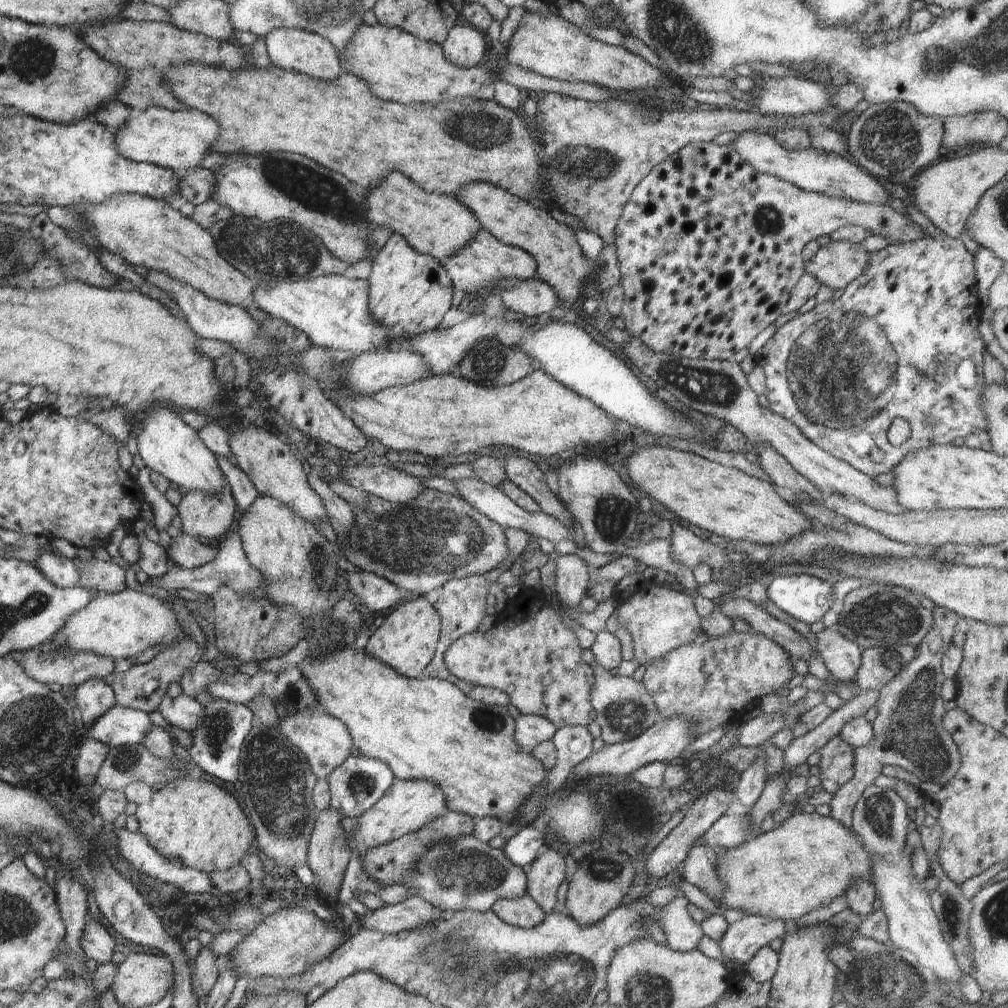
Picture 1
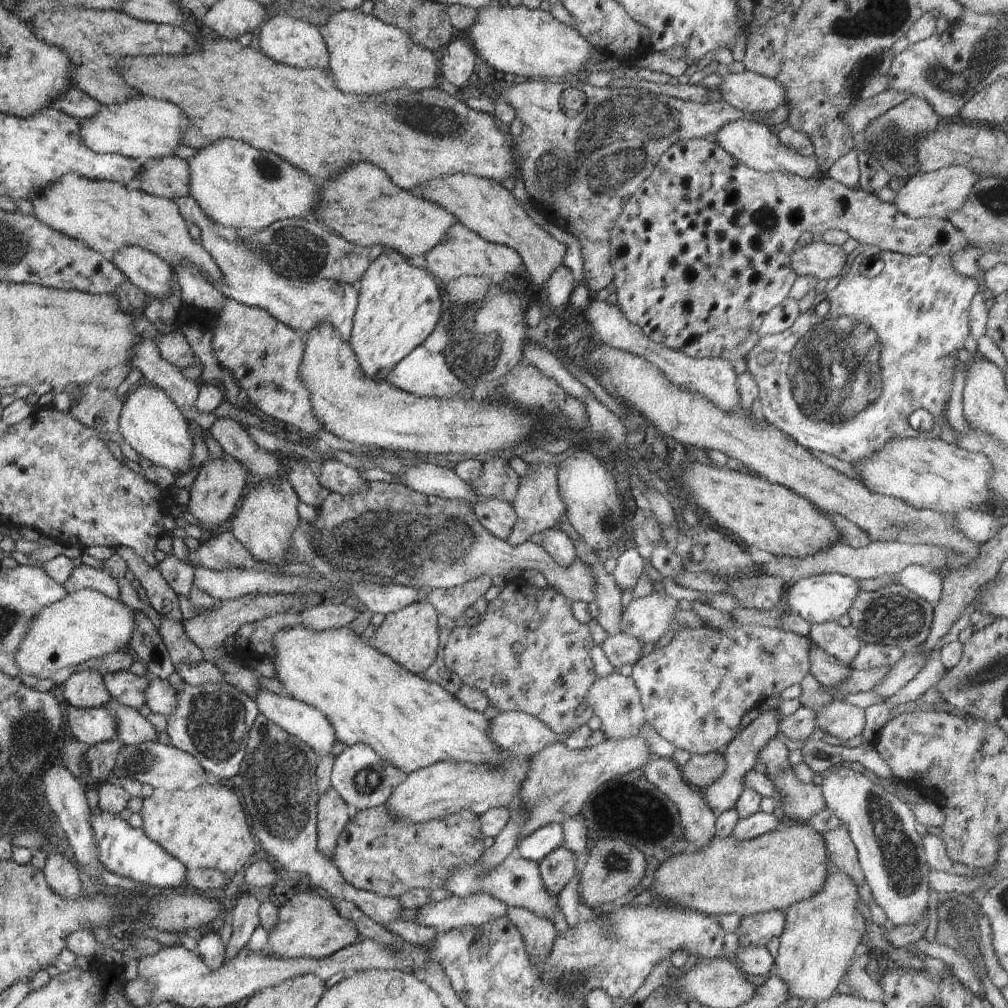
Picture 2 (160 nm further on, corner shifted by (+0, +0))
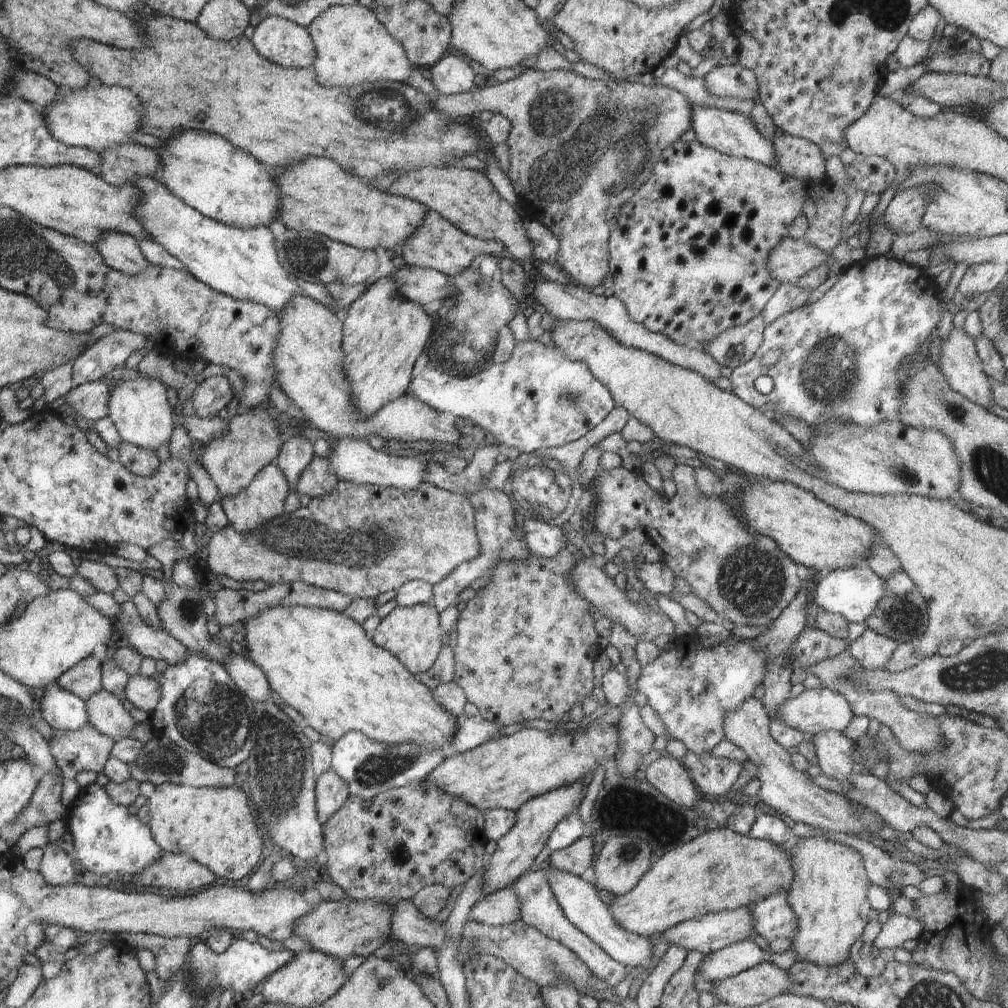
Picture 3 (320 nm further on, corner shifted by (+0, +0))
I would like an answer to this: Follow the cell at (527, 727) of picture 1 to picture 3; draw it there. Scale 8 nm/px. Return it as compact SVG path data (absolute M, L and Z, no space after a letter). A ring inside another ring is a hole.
M462 715L455 718L456 732L451 736L449 743L456 752L463 753L498 738L497 732L502 729L497 723L488 722L480 715L468 718Z

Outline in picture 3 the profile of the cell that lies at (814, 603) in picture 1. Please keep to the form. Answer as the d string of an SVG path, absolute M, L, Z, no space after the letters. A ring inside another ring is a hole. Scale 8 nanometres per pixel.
M864 563L853 569L834 569L826 578L817 578L815 585L811 590L811 602L817 604L820 611L840 615L849 623L864 624L878 606L878 601L888 594L885 580Z

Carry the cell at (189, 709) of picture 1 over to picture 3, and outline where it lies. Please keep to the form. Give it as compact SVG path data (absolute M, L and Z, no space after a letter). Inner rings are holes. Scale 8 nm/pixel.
M131 675L122 695L124 700L147 712L152 712L156 708L160 697L159 684L145 675Z

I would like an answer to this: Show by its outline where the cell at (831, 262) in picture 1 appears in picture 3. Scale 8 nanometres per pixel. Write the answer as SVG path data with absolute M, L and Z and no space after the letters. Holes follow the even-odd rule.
M782 239L768 253L766 270L781 284L795 285L809 270L826 263L829 252L816 248L806 239Z

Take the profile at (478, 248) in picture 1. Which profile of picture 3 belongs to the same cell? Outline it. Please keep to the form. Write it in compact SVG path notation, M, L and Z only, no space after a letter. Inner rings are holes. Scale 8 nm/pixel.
M427 211L421 224L422 226L416 228L408 236L408 240L397 249L408 265L436 270L448 277L454 277L462 270L470 268L470 264L478 256L492 256L498 260L508 255L507 249L499 241L486 241L469 236L435 211Z

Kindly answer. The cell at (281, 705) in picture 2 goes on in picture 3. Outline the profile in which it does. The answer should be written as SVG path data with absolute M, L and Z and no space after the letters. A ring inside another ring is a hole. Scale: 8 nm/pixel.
M230 653L227 661L221 664L224 670L233 678L236 686L245 692L254 703L272 703L268 691L271 689L260 667L250 659Z

